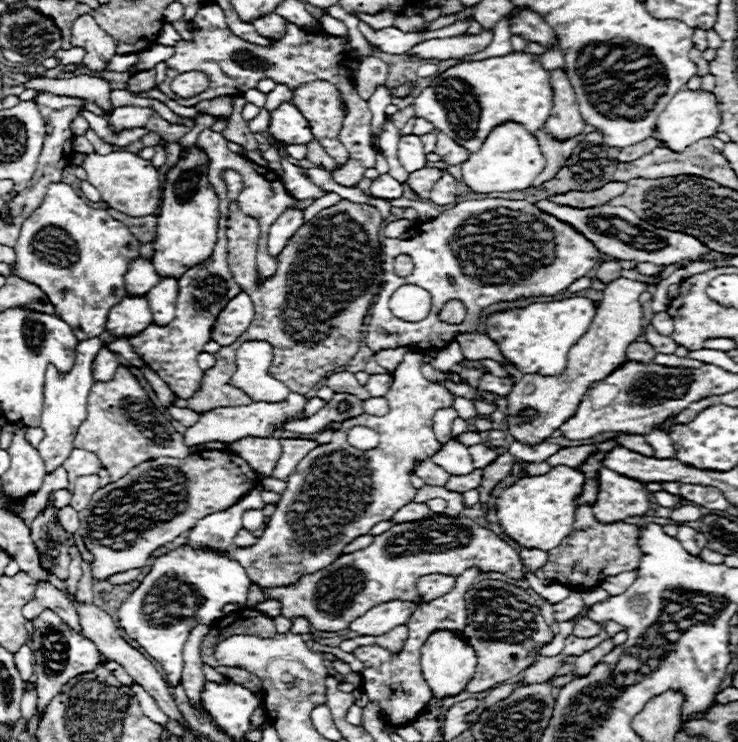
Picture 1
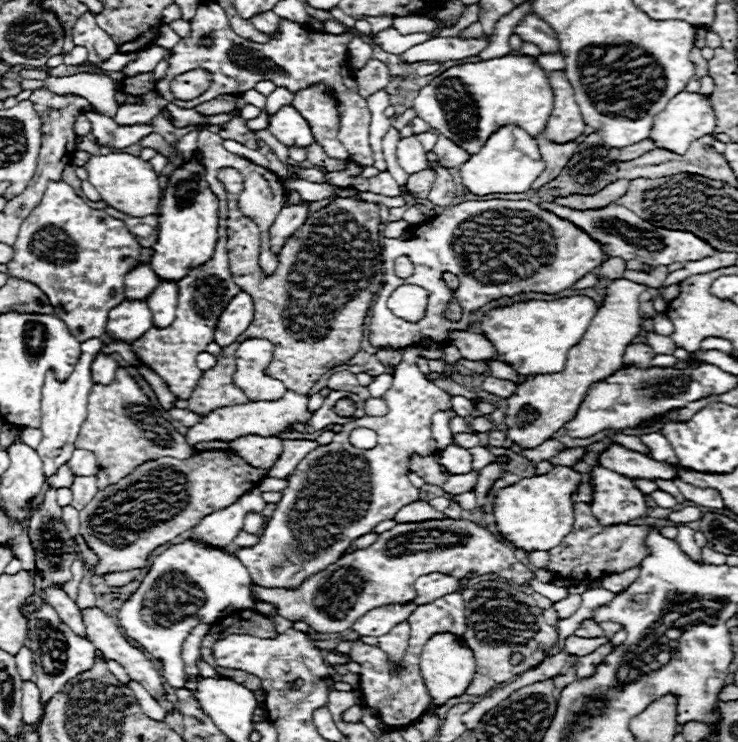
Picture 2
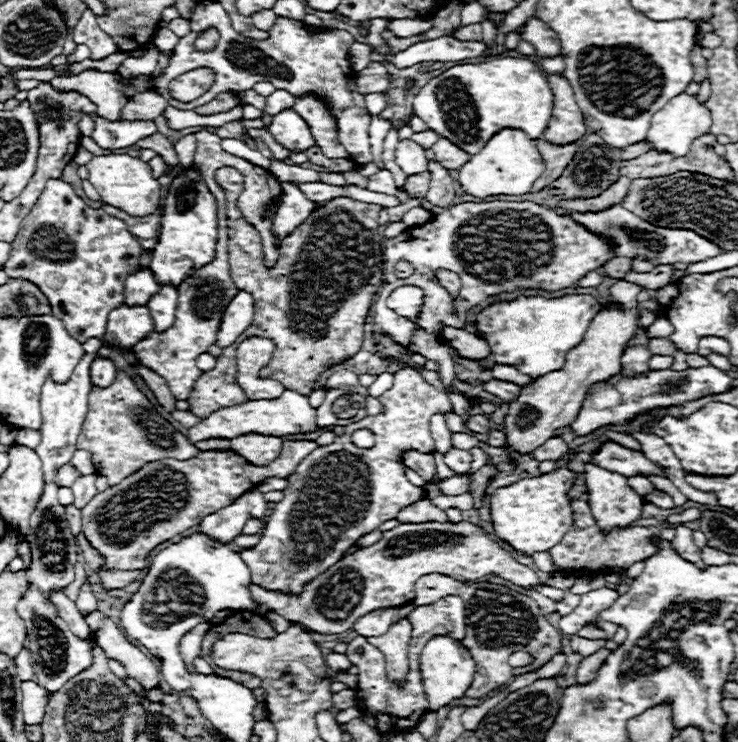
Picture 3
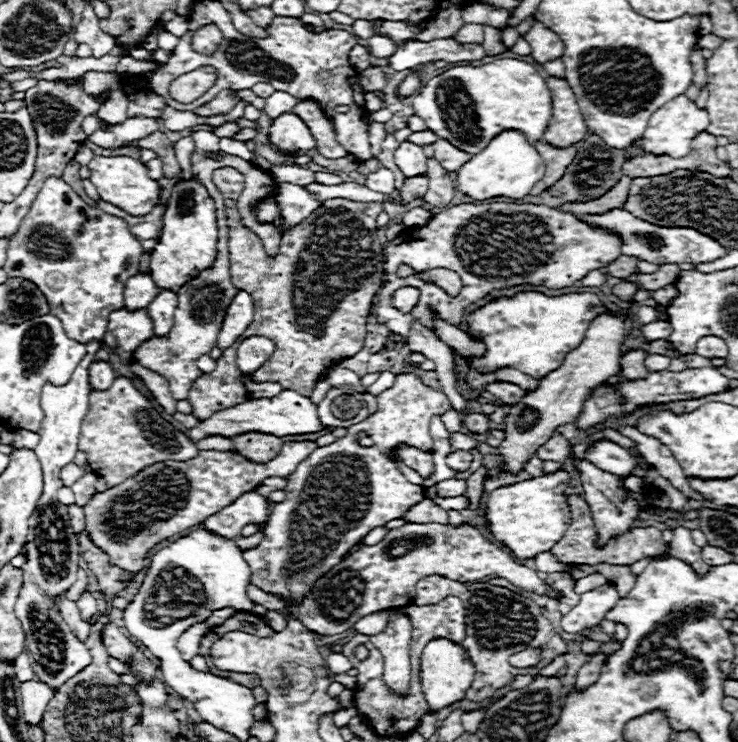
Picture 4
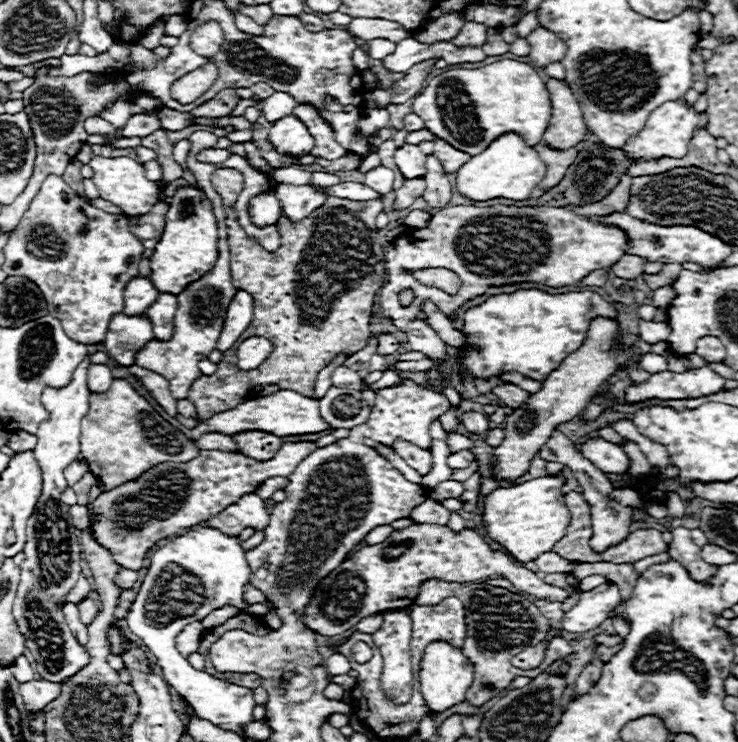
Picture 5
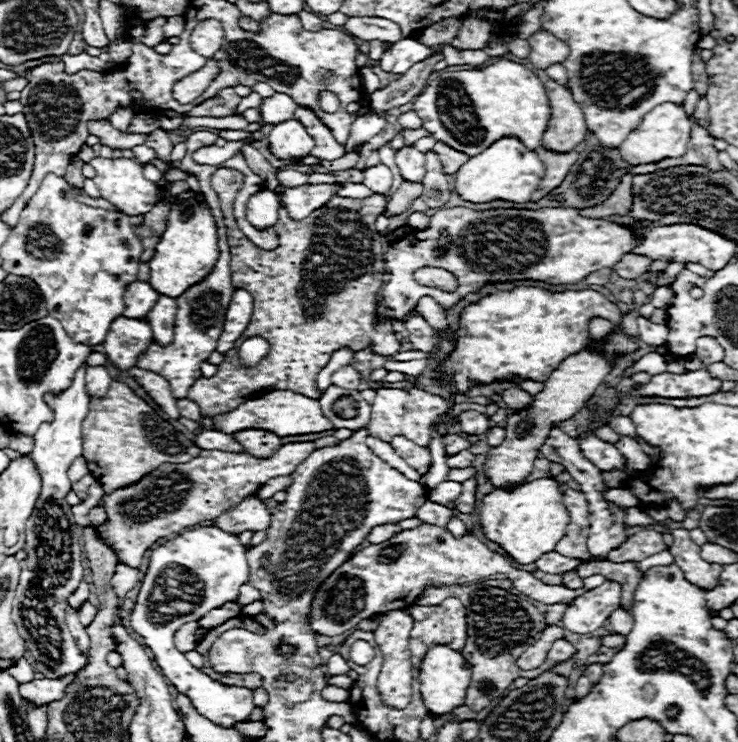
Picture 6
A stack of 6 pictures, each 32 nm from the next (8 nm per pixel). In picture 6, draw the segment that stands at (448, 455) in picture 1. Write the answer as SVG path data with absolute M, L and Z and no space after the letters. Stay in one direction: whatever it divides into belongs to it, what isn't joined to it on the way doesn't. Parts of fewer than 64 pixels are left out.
M462 450L460 454L448 458L448 466L450 466L450 468L468 468L468 466L474 464L474 458L476 458L476 456L474 456L470 450Z

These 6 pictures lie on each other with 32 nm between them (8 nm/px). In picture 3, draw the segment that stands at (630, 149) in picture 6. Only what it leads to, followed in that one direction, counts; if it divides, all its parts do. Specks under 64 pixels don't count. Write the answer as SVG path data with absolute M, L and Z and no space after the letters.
M680 94L652 116L652 122L650 122L650 128L646 134L646 142L650 144L652 150L670 152L674 156L686 156L692 140L702 134L708 134L710 126L712 126L710 110L706 106L700 106L696 98L692 98L688 94Z

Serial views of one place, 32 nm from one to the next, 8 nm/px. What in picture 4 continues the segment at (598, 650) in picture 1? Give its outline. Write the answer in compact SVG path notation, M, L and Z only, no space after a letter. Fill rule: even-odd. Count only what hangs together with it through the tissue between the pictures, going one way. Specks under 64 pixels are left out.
M598 654L594 656L590 662L586 662L580 672L578 672L578 678L576 678L576 690L586 690L588 686L594 684L594 680L598 680L600 676L600 668L604 666L604 654ZM600 656L600 658L598 658Z

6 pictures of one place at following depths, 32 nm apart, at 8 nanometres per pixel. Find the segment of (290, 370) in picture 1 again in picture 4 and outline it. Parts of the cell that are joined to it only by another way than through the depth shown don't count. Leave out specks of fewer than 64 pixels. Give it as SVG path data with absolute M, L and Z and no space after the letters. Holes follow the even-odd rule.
M326 200L326 204L308 219L294 228L282 232L280 254L276 258L266 256L261 244L256 244L256 234L243 226L236 210L232 210L229 225L228 250L232 284L238 290L246 290L254 298L254 320L250 328L238 338L238 344L250 336L266 336L274 342L274 352L268 362L258 368L252 378L256 382L280 382L282 388L294 388L304 396L310 396L314 384L324 368L340 358L354 356L364 346L366 322L372 308L372 298L382 286L384 276L384 252L378 238L376 216L382 212L380 202L352 202L352 200ZM294 288L306 288L306 324L298 322L298 308L294 304ZM238 344L226 348L216 370L212 374L202 374L192 384L188 402L192 404L196 418L206 420L218 410L226 410L234 404L242 404L242 400L248 400L242 372L236 370L236 348Z

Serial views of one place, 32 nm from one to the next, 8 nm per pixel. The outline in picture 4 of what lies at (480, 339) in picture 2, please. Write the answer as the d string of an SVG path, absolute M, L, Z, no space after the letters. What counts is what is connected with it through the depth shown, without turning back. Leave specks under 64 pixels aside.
M442 318L434 320L434 330L436 330L438 338L442 342L446 342L450 348L454 348L460 356L472 356L472 354L480 356L484 352L484 348L480 346L480 342L474 342L464 330L448 324Z

